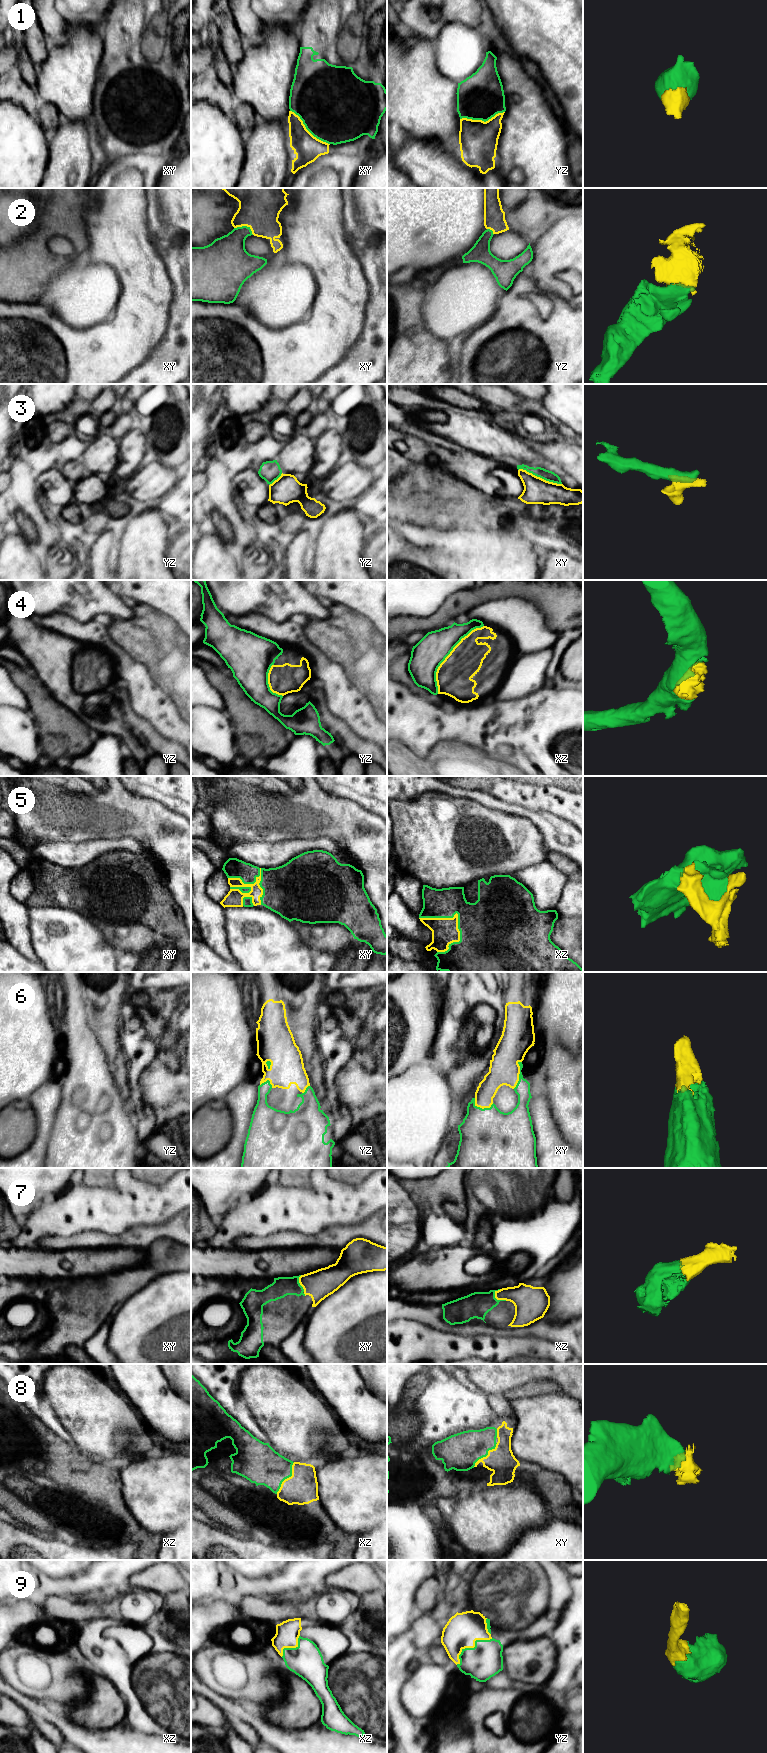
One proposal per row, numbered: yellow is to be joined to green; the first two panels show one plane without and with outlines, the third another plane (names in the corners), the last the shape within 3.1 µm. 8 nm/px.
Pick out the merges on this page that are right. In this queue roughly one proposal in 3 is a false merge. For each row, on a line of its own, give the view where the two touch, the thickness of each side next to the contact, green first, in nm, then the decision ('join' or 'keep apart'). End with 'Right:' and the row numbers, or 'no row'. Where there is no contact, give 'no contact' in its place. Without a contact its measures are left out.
1: contact in xy; calibres 500 and 220 nm; join
2: contact in xy; calibres 280 and 360 nm; join
3: contact in xy; calibres 90 and 200 nm; keep apart
4: contact in xz; calibres 260 and 280 nm; join
5: contact in xz; calibres 360 and 220 nm; join
6: contact in xy; calibres 120 and 240 nm; join
7: contact in xz; calibres 200 and 240 nm; join
8: contact in xz; calibres 320 and 260 nm; join
9: contact in yz; calibres 280 and 280 nm; join
Right: 1, 2, 4, 5, 6, 7, 8, 9

